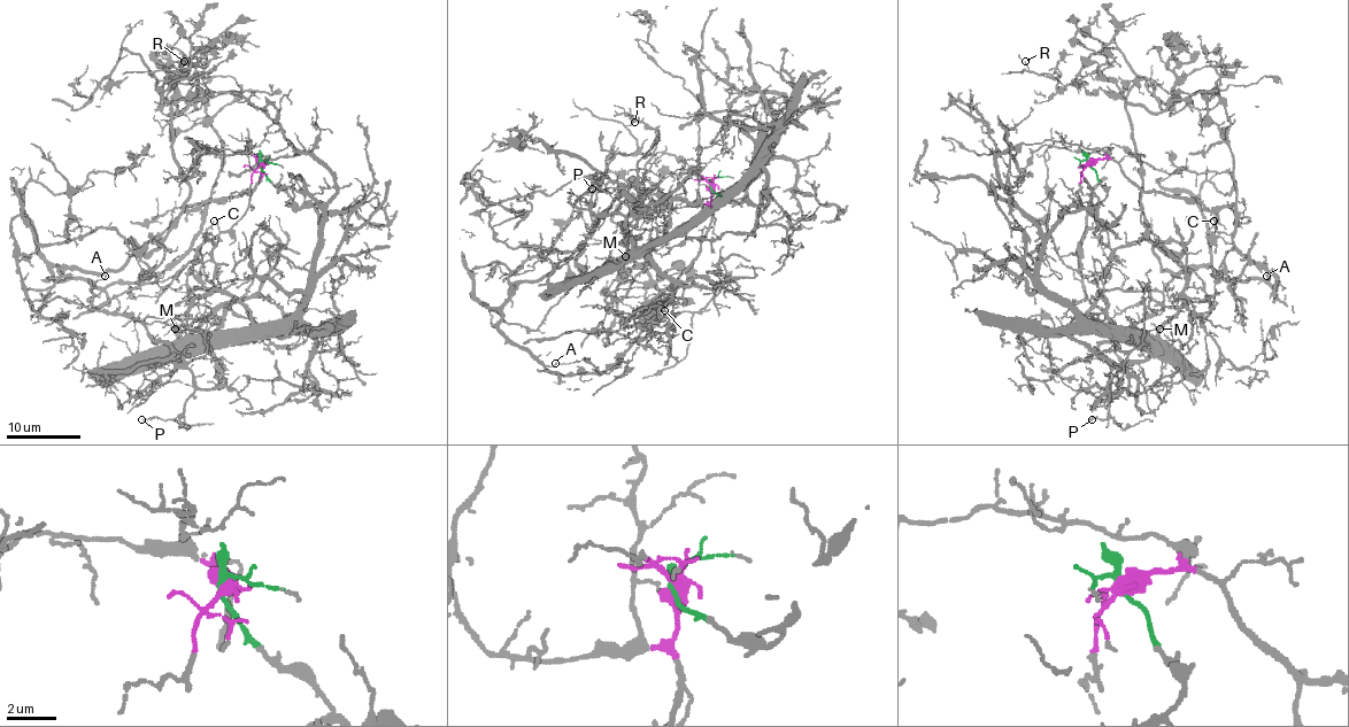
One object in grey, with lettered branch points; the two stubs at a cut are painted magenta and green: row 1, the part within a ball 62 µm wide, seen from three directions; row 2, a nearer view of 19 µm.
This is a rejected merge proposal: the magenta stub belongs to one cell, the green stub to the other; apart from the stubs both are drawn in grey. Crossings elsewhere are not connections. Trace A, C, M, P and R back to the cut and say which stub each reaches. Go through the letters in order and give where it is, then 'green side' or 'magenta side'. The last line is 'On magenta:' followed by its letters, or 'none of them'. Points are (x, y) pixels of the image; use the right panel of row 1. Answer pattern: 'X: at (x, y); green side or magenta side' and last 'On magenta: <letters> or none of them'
A: at (1266, 276); magenta side
C: at (1213, 221); magenta side
M: at (1159, 329); green side
P: at (1092, 419); green side
R: at (1025, 61); magenta side
On magenta: A, C, R

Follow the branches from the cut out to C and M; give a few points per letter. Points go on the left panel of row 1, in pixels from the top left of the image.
C: (260, 163), (261, 175), (249, 192), (183, 208), (203, 208), (203, 234), (213, 221)
M: (260, 163), (298, 208), (311, 206), (317, 214), (311, 284), (302, 304), (287, 317), (206, 335), (174, 329)

